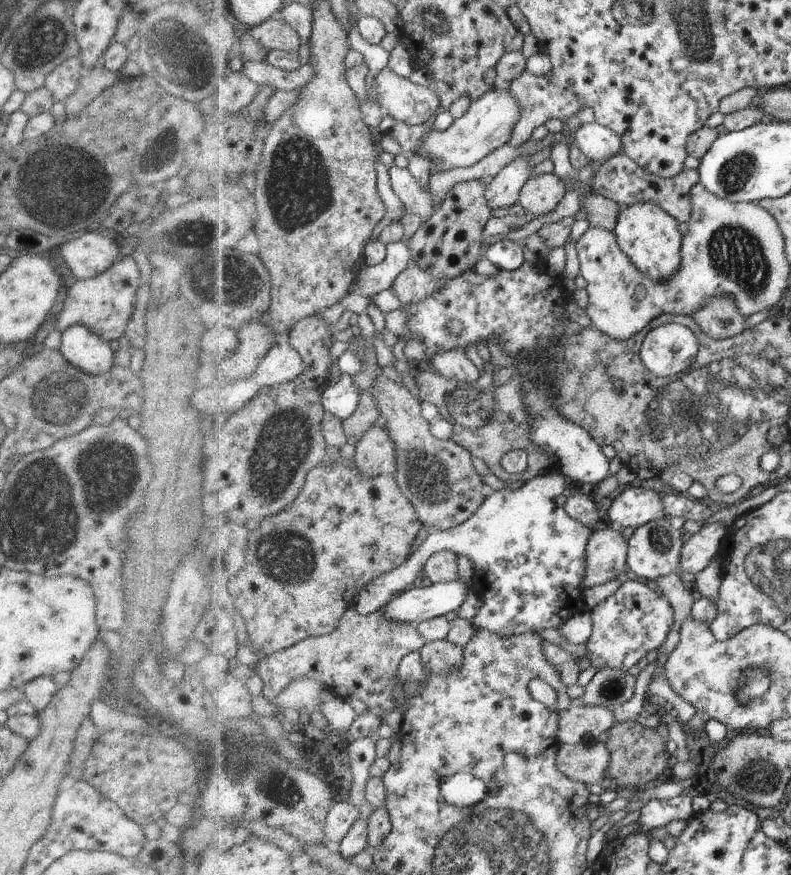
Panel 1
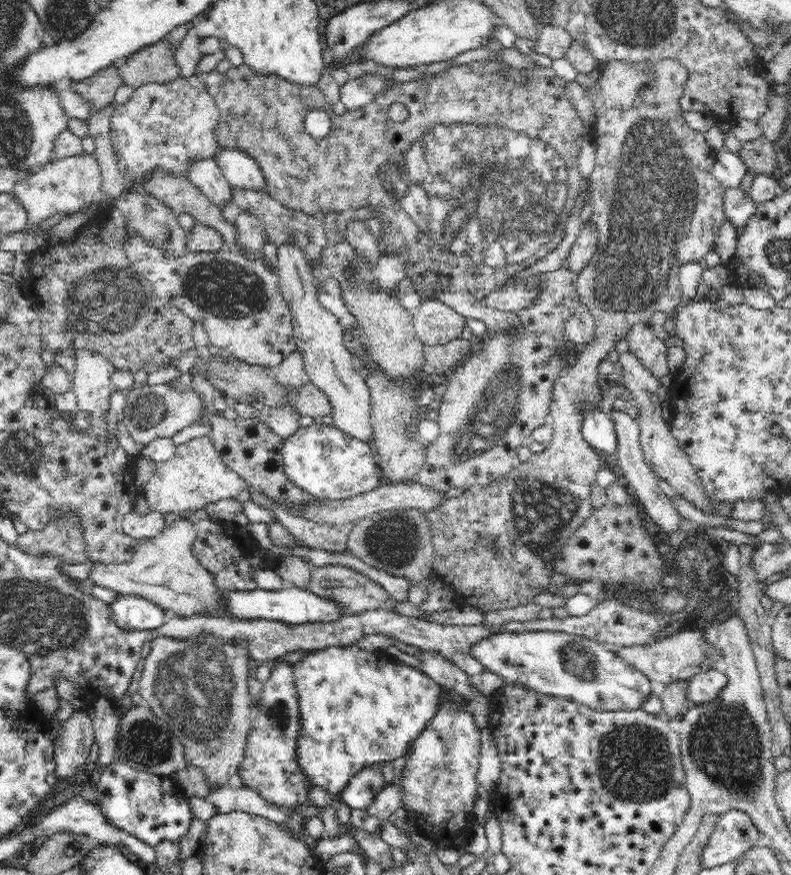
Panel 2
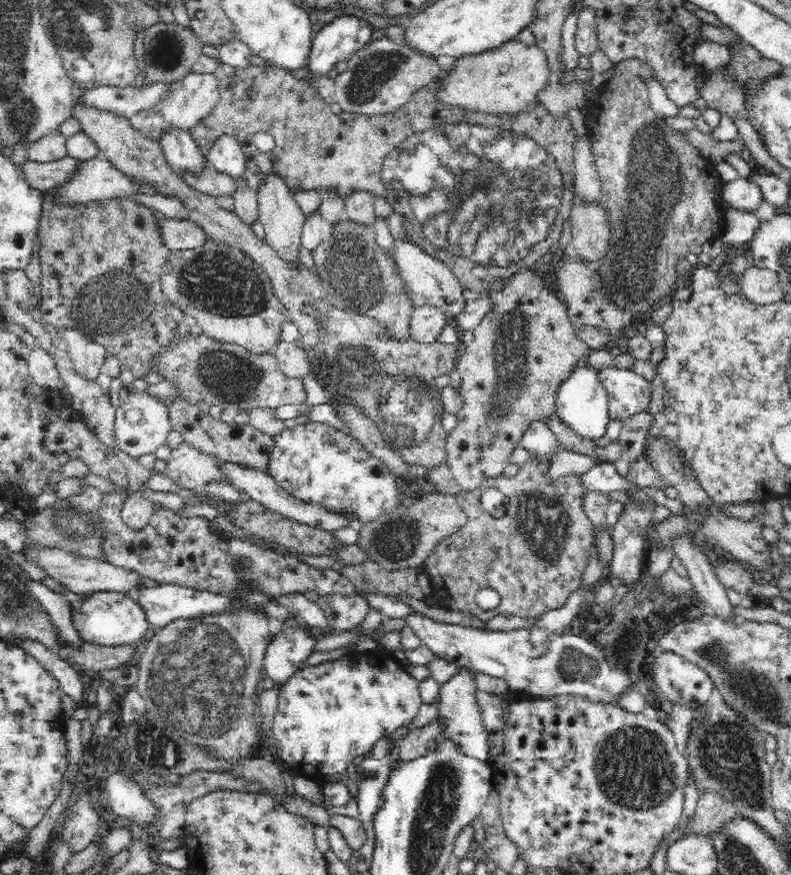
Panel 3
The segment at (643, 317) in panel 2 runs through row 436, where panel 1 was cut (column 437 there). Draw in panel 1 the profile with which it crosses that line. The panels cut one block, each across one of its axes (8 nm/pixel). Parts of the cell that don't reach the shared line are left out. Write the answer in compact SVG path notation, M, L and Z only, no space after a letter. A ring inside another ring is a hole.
M445 550L429 558L424 576L429 583L449 583L461 578L459 561L463 558L454 551Z

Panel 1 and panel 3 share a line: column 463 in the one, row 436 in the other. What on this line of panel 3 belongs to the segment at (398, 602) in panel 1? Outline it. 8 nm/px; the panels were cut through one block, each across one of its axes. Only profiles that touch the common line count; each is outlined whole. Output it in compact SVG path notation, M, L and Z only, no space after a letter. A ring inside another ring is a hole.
M582 365L562 384L557 393L557 406L554 417L562 420L580 436L590 440L602 438L610 422L608 394L600 381L599 372L590 365Z

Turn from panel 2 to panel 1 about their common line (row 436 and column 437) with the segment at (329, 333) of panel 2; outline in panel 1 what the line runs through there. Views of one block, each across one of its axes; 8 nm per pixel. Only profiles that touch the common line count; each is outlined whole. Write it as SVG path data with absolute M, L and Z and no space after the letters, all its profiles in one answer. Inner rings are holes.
M459 349L442 351L428 366L436 368L444 376L456 379L462 384L475 384L481 375L478 368Z

